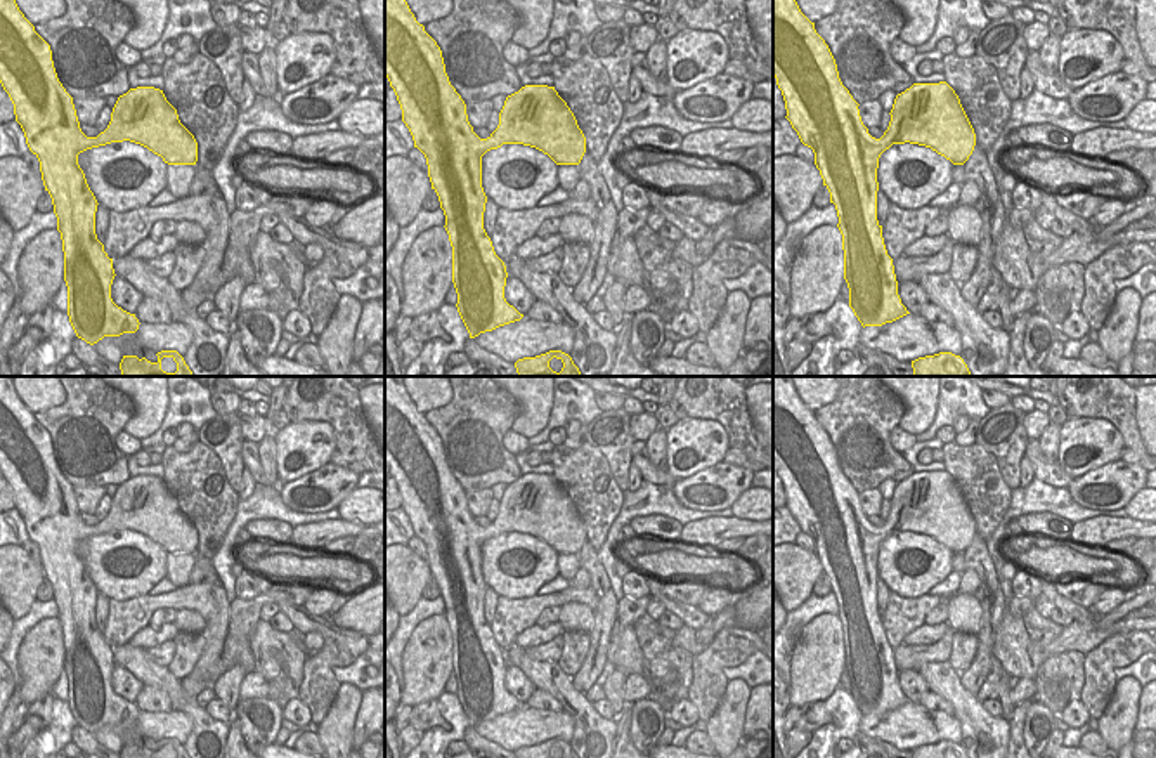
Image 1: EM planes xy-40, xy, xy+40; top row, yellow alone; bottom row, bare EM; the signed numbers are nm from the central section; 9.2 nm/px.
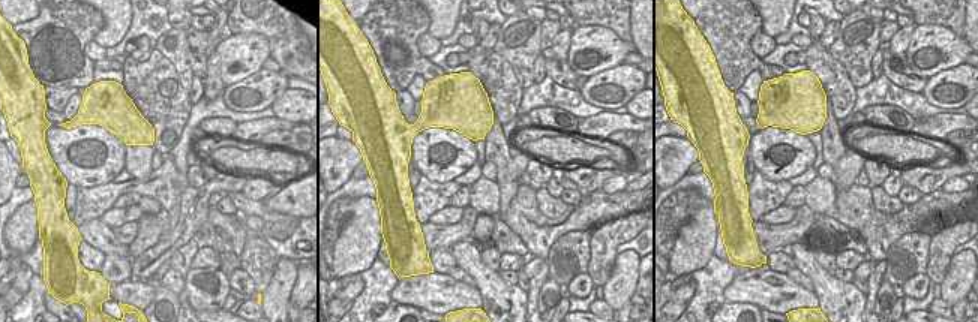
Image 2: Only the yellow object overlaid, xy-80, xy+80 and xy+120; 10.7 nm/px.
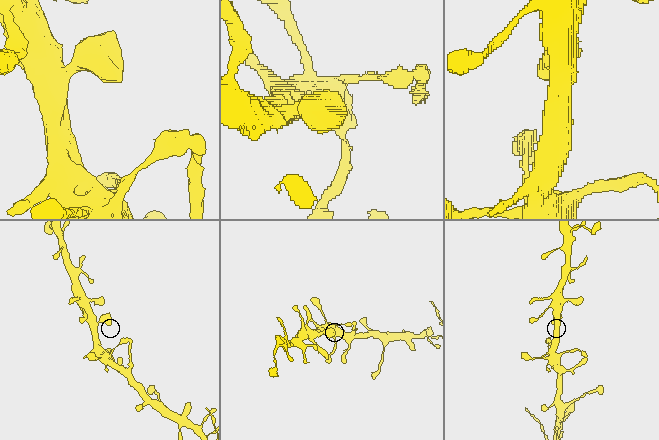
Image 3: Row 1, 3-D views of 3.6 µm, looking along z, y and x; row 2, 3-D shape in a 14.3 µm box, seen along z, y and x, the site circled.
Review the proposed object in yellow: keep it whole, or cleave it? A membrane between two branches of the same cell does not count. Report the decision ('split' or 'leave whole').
leave whole

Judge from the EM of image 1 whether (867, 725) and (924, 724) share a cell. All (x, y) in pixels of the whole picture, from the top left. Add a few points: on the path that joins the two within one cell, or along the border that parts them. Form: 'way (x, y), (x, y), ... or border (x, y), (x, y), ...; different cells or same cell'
way (881, 724), (910, 724); same cell

